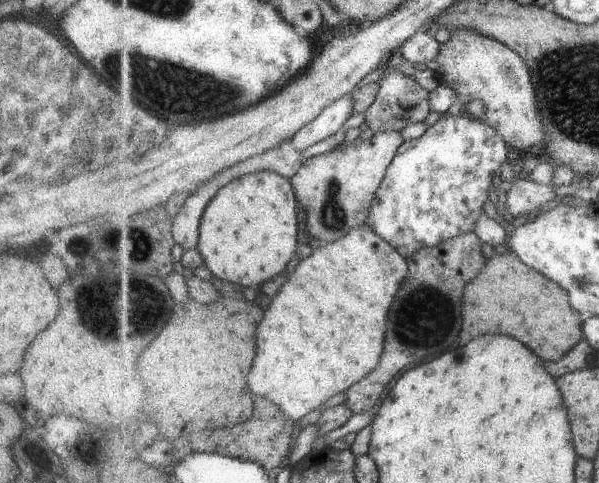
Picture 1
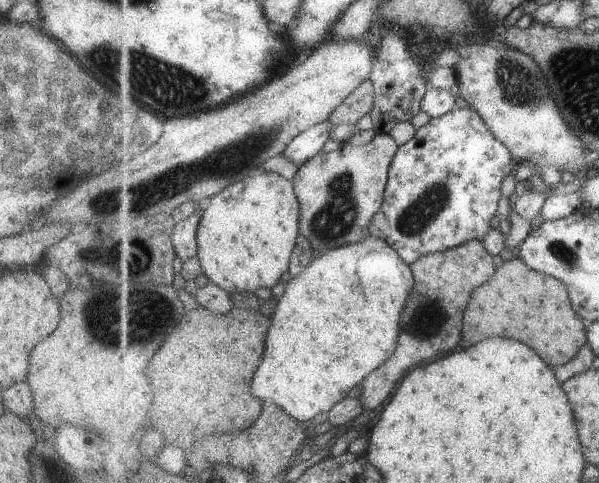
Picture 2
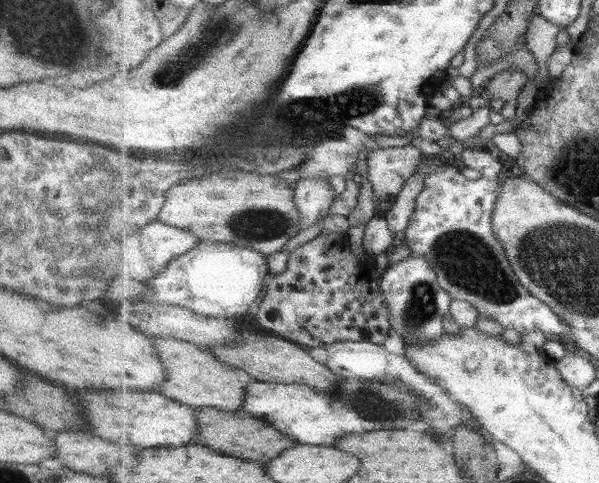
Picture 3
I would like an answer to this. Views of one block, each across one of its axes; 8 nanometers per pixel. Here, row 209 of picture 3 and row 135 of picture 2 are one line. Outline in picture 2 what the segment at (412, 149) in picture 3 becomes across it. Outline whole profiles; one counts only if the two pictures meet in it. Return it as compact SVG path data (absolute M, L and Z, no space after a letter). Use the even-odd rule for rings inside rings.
M376 132L375 137L365 146L344 143L338 150L327 154L321 152L302 166L293 182L302 209L300 233L308 239L311 246L321 252L331 251L345 244L363 242L370 235L371 220L383 206L387 184L391 178L390 167L399 148L393 136Z

